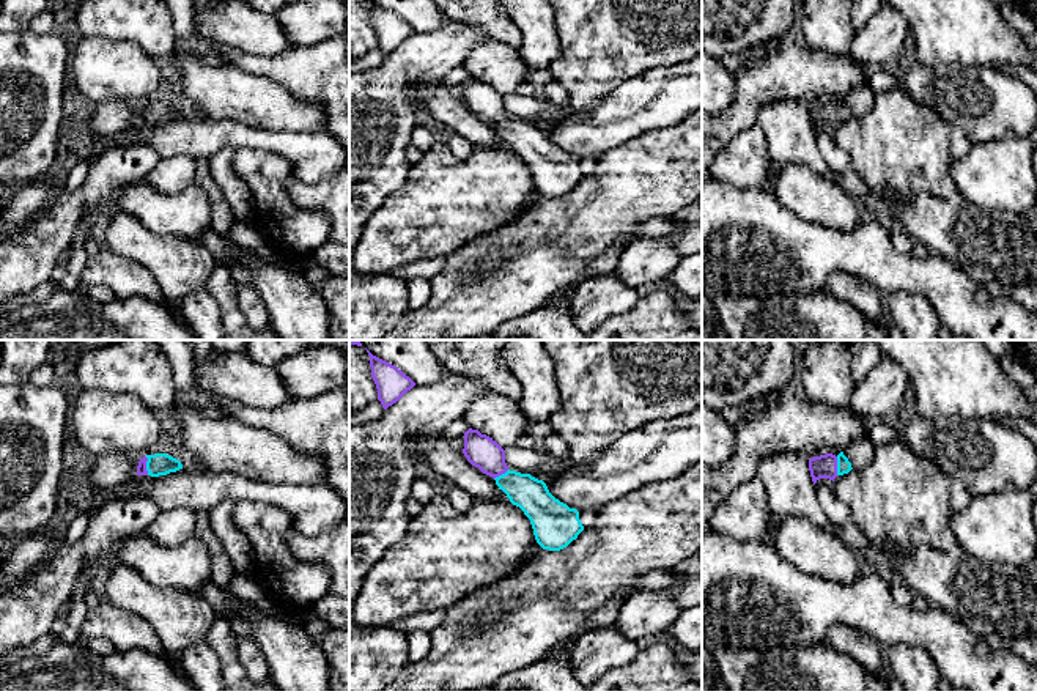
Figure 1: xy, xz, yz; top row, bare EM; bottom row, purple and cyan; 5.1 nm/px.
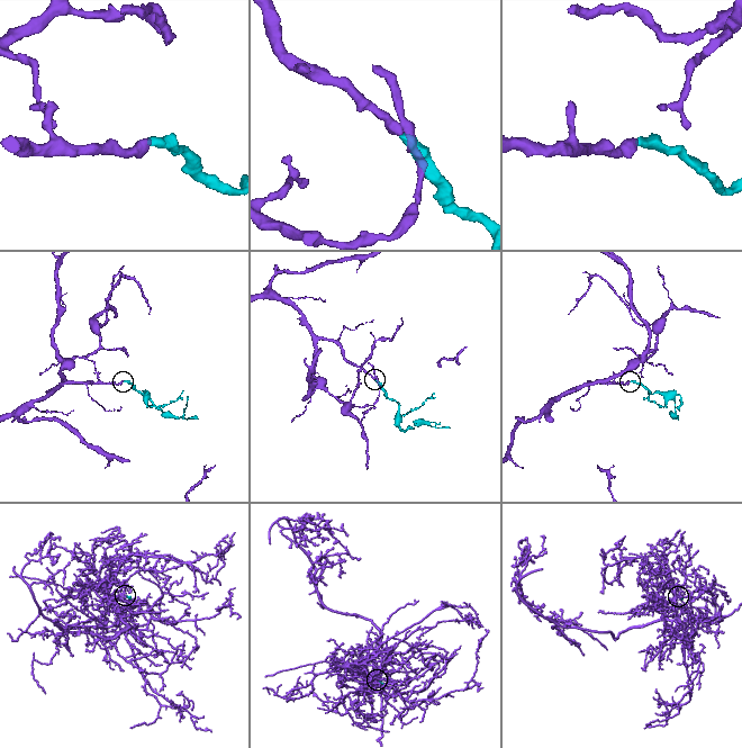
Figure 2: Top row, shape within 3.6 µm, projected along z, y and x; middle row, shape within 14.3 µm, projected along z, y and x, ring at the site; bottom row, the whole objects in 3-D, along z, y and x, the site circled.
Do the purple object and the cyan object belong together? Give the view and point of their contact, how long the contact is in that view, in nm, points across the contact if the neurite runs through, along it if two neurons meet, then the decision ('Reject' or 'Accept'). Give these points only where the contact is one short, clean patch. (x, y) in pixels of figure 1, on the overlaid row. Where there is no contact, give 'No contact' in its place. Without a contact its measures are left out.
Touches purple at xy (145, 466). Shared border 100 nm. Path across: xy (142, 465), (145, 466), (158, 465). Accept

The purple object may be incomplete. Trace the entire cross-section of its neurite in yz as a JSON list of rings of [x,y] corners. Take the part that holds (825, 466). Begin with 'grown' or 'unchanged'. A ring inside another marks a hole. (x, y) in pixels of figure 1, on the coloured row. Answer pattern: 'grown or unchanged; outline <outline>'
grown; outline [[[840,452],[837,456],[832,453],[826,453],[809,460],[809,471],[814,485],[820,479],[829,479],[834,482],[837,475],[848,474],[851,469],[851,463],[843,455],[843,452]]]

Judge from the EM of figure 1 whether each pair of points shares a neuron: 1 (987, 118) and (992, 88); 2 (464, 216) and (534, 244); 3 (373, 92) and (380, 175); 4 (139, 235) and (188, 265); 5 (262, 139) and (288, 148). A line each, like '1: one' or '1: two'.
1: one
2: two
3: one
4: one
5: one

